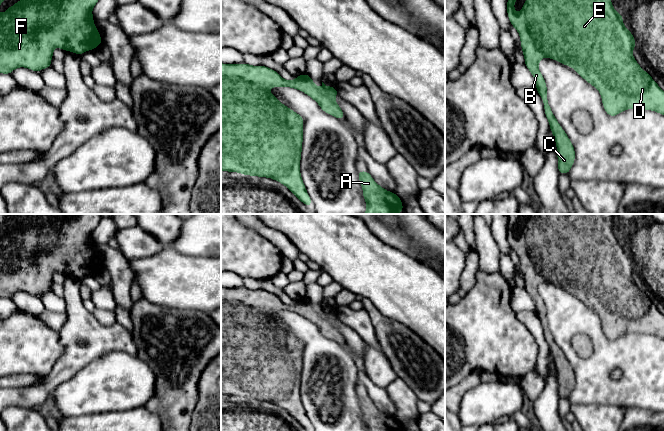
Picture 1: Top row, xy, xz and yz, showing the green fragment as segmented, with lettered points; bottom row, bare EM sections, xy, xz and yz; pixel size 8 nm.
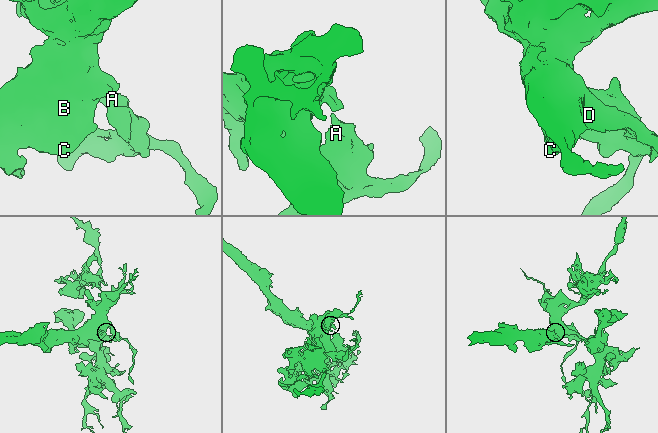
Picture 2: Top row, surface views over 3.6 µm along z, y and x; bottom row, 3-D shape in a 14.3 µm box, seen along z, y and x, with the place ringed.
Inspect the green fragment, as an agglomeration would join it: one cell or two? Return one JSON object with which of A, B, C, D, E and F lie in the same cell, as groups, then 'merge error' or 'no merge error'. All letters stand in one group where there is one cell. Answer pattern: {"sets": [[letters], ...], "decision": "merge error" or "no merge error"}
{"sets": [["A", "B", "C", "D", "E", "F"]], "decision": "no merge error"}

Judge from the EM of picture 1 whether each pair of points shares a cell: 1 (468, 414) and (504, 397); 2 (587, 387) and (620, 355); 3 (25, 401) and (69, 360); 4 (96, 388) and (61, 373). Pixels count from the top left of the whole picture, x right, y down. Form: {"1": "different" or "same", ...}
{"1": "same", "2": "same", "3": "same", "4": "different"}

